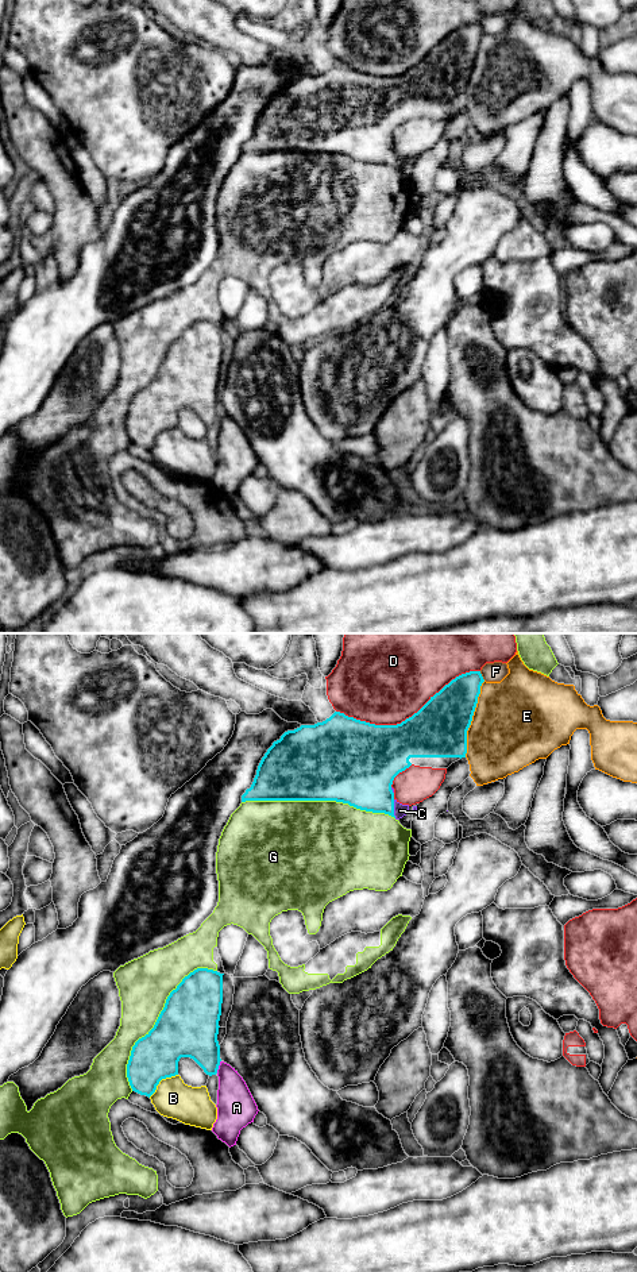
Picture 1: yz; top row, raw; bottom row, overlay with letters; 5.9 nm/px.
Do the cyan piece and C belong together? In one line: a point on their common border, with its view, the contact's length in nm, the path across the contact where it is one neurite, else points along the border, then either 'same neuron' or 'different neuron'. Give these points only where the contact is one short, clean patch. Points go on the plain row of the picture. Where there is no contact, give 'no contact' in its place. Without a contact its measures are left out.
yz (393, 161) | 110 nm | across yz (363, 131), (393, 161), (400, 162) | same neuron

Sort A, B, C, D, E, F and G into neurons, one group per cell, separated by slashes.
A / B / C / D / E / F / G

